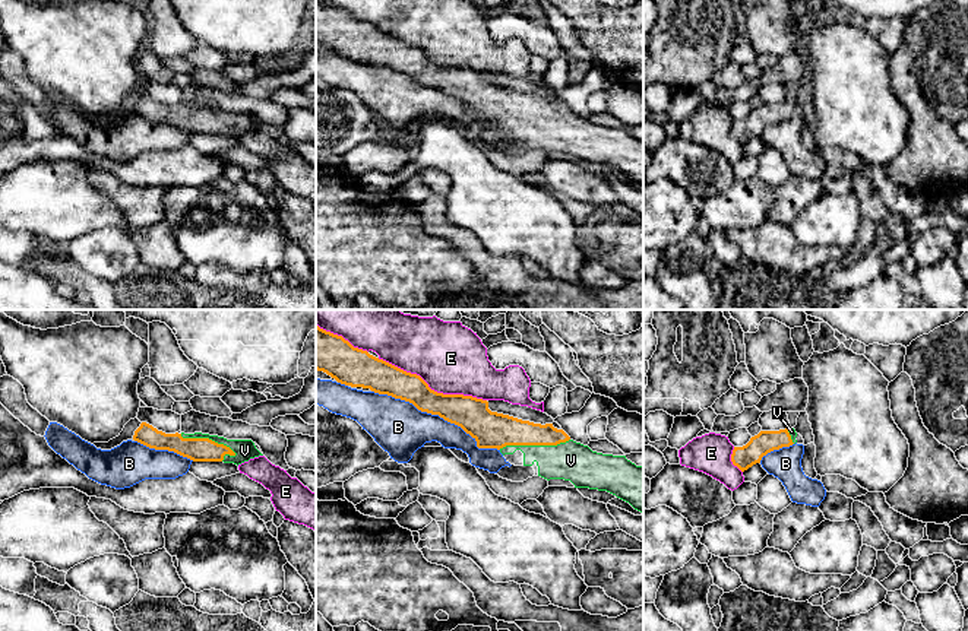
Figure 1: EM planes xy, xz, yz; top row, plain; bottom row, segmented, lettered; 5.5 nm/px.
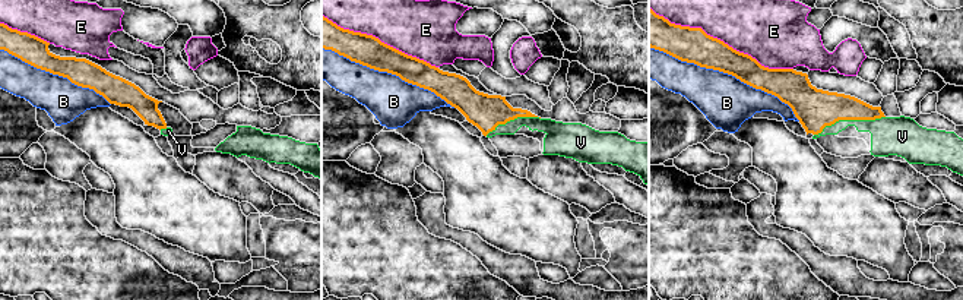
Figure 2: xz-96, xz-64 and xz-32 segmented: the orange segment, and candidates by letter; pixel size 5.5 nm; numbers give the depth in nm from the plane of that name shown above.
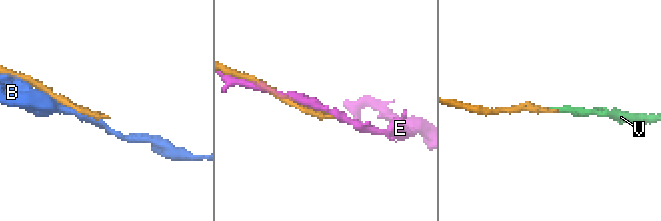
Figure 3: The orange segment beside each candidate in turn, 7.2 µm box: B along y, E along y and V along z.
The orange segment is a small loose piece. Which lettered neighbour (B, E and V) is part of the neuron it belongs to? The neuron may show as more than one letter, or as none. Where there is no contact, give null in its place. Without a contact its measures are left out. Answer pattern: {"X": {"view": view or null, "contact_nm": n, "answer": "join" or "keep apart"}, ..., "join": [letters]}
{"B": {"view": "xz", "contact_nm": 800, "answer": "keep apart"}, "E": {"view": "xz", "contact_nm": 650, "answer": "keep apart"}, "V": {"view": "xy", "contact_nm": 340, "answer": "join"}, "join": ["V"]}

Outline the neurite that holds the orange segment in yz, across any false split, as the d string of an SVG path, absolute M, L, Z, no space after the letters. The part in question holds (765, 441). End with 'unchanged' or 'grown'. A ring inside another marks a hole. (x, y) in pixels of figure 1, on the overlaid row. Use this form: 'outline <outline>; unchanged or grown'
outline M794 428L760 431L746 445L734 447L731 462L744 472L753 464L760 463L762 457L768 453L795 444L795 437L797 432Z; grown

